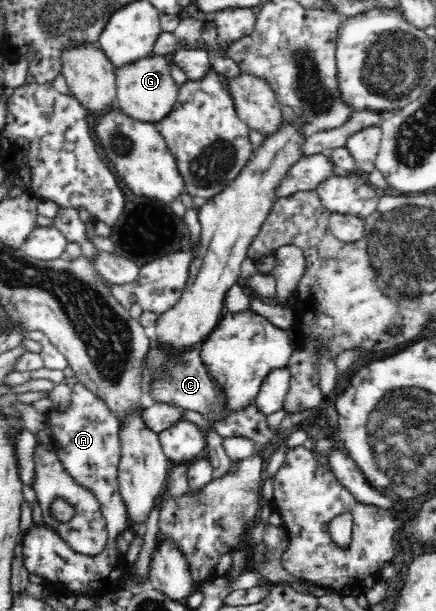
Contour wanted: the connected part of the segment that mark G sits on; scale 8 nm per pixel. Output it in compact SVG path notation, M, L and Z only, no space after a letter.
M147 56L134 63L115 70L117 78L116 99L125 115L133 119L144 120L145 123L157 123L169 115L173 105L177 102L180 87L171 78L172 62L170 57Z

